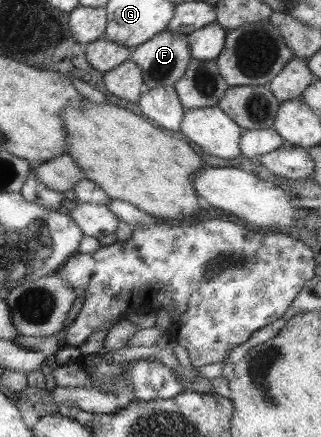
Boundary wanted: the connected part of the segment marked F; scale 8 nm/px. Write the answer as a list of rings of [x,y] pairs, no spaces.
[[[167,30],[138,44],[128,56],[141,69],[146,89],[175,84],[191,59],[186,35]]]

